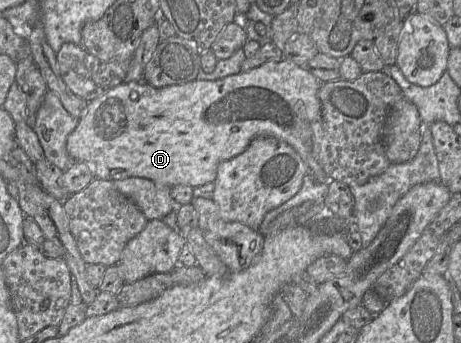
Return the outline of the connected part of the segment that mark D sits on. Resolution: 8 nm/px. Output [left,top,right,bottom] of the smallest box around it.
[67,60,329,188]

